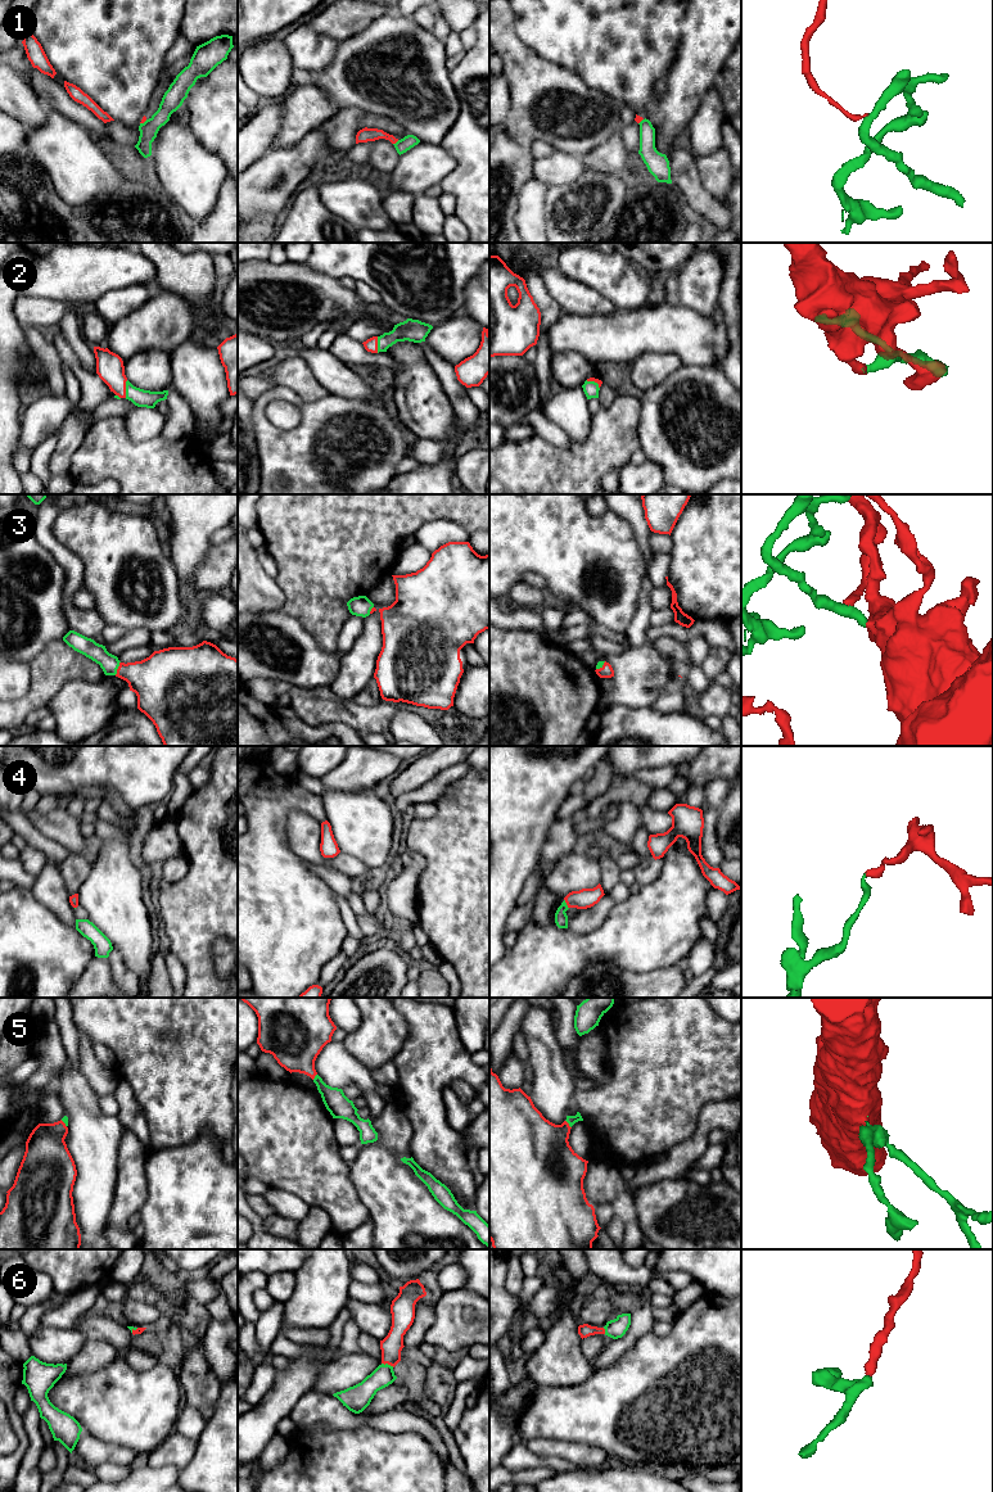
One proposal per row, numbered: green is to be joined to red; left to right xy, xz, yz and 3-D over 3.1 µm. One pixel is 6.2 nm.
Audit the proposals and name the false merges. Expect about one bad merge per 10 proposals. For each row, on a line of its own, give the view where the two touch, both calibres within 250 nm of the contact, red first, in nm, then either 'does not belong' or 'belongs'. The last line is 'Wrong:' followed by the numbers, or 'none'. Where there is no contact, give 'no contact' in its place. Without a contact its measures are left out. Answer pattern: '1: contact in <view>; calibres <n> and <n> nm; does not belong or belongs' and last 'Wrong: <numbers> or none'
1: contact in xz; calibres 90 and 90 nm; does not belong
2: contact in xy; calibres 180 and 110 nm; belongs
3: contact in xy; calibres 300 and 120 nm; belongs
4: contact in yz; calibres 130 and 80 nm; belongs
5: contact in yz; calibres 380 and 60 nm; belongs
6: contact in xz; calibres 140 and 140 nm; belongs
Wrong: 1

